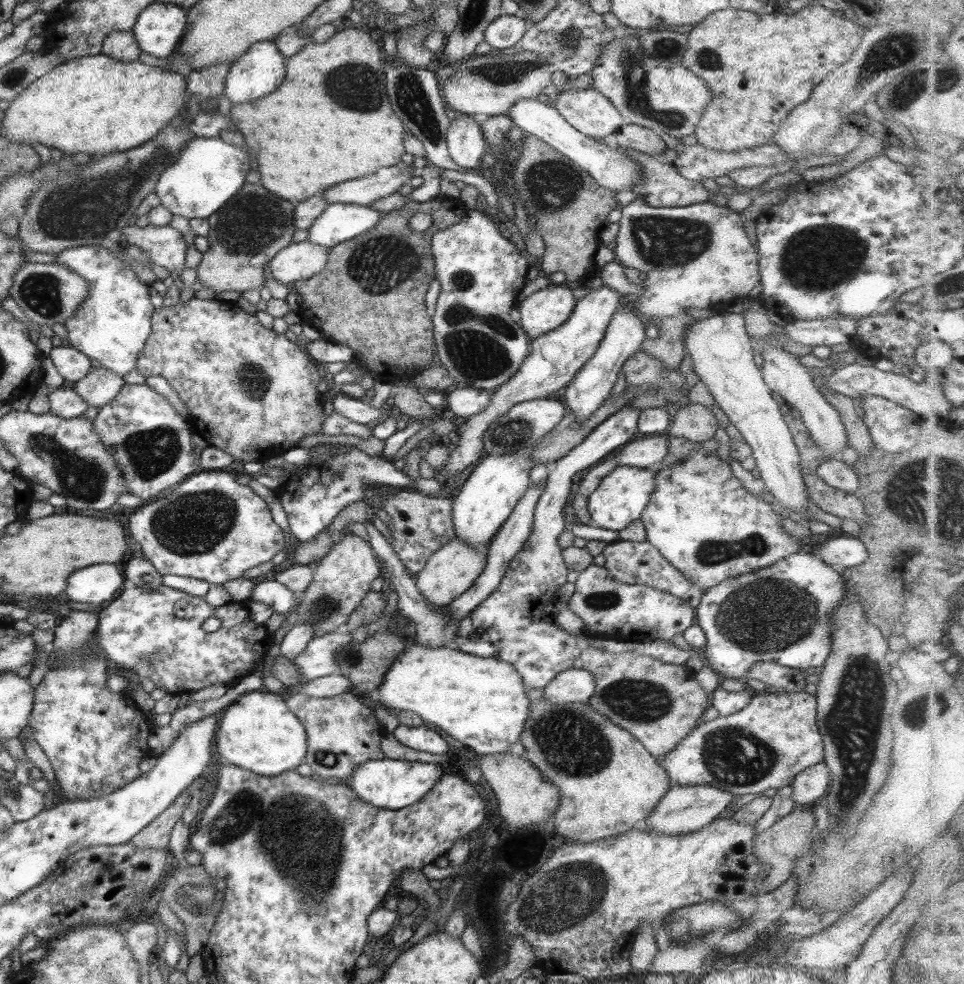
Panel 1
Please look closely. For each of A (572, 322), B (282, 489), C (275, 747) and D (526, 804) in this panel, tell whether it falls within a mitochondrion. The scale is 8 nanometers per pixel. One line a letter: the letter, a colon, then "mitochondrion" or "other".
A: other
B: other
C: other
D: other

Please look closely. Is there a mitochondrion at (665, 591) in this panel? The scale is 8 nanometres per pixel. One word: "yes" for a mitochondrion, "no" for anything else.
no

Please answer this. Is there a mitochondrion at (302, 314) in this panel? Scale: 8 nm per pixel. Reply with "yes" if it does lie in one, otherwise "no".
no

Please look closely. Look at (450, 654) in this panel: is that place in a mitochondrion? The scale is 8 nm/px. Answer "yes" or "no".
no

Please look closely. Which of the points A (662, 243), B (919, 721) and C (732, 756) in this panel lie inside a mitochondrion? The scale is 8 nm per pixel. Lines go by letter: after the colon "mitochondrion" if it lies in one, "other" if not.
A: mitochondrion
B: mitochondrion
C: mitochondrion

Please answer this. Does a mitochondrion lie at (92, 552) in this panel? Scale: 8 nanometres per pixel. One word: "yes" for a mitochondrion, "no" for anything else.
no

